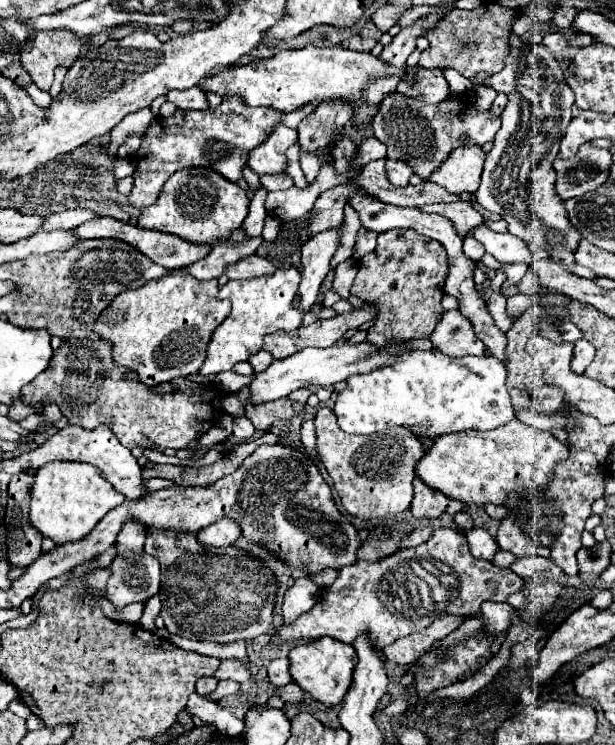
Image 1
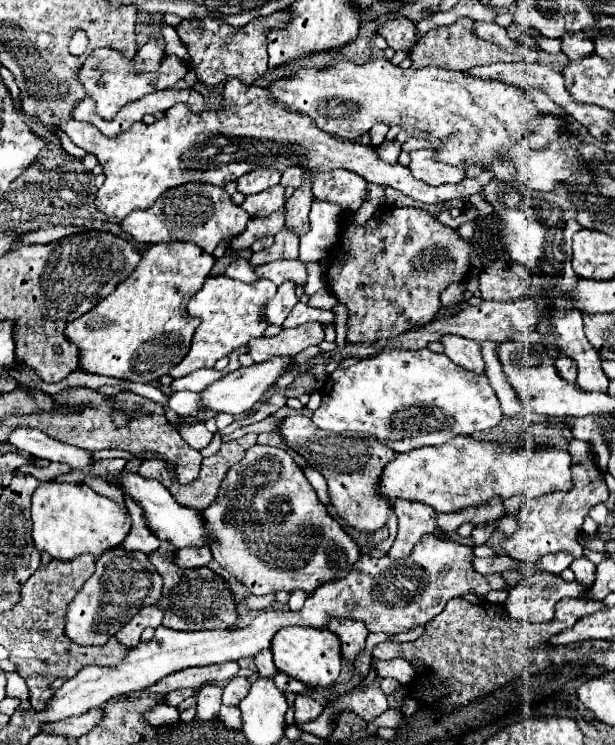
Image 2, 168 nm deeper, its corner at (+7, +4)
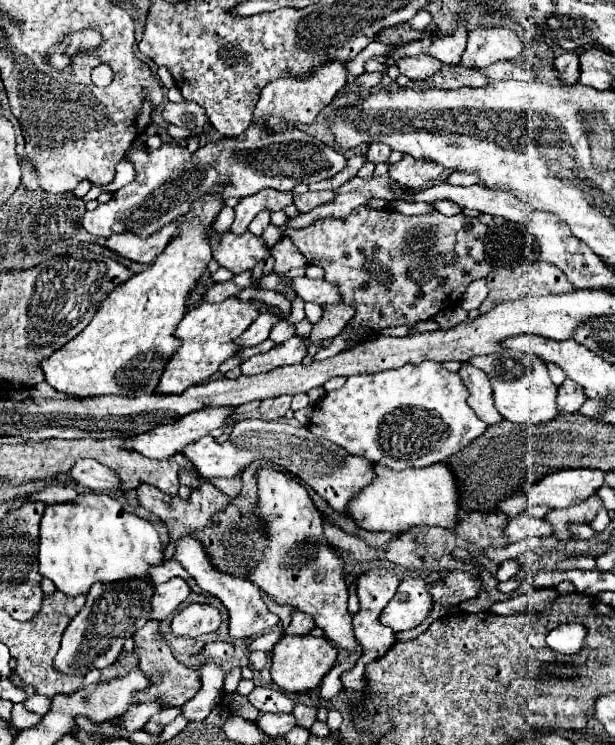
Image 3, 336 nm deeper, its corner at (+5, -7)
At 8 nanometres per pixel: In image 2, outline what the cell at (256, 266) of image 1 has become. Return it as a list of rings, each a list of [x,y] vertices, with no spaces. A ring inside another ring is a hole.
[[[272,261],[264,265],[254,265],[254,273],[262,279],[270,279],[276,285],[282,285],[284,281],[294,281],[296,285],[306,283],[306,265],[300,261]]]

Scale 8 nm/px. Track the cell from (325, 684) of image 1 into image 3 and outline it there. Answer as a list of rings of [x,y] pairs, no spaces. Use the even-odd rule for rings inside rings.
[[[284,636],[272,650],[272,680],[286,692],[306,692],[316,688],[328,670],[334,666],[338,648],[328,638],[308,636]]]

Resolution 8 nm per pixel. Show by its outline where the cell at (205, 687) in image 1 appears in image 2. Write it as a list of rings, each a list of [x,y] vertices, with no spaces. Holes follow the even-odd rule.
[[[176,689],[176,691],[172,691],[172,693],[168,693],[168,699],[166,699],[166,703],[168,705],[180,705],[184,699],[188,699],[188,697],[192,697],[196,691],[194,689]]]

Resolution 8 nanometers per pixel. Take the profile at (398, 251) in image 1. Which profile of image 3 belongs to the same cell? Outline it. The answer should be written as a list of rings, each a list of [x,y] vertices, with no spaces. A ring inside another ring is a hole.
[[[360,206],[360,208],[354,208],[346,218],[322,218],[322,220],[316,220],[314,224],[310,224],[310,226],[306,226],[306,228],[282,228],[282,226],[286,226],[286,220],[288,220],[288,216],[286,216],[282,210],[280,210],[280,212],[274,212],[274,214],[270,216],[270,224],[274,224],[274,226],[280,228],[282,238],[290,238],[290,240],[294,242],[294,246],[298,248],[298,252],[306,258],[308,264],[314,264],[314,266],[324,268],[324,272],[326,272],[324,278],[326,278],[328,282],[332,280],[332,282],[340,288],[344,302],[346,302],[346,304],[352,304],[352,306],[356,308],[356,316],[350,320],[348,332],[338,334],[338,336],[332,340],[332,344],[330,344],[328,348],[318,350],[318,352],[312,356],[312,360],[332,358],[332,356],[340,354],[342,350],[346,350],[346,342],[348,342],[350,330],[356,330],[356,328],[360,328],[360,326],[368,326],[368,328],[372,328],[372,330],[384,330],[384,328],[390,328],[390,326],[412,326],[412,324],[416,324],[416,322],[420,322],[420,320],[430,320],[434,314],[438,314],[440,310],[448,308],[452,300],[456,300],[456,304],[458,304],[458,300],[462,298],[462,294],[466,292],[466,288],[468,288],[470,282],[474,282],[474,280],[478,280],[478,278],[486,278],[486,276],[492,272],[492,264],[486,262],[486,254],[484,254],[484,252],[486,252],[484,238],[486,238],[488,228],[486,228],[486,224],[482,224],[478,218],[468,218],[468,216],[464,216],[464,214],[442,216],[440,212],[430,212],[430,214],[420,214],[420,216],[404,216],[404,214],[394,212],[394,210],[388,210],[388,208],[374,210],[374,208],[370,208],[370,206]]]

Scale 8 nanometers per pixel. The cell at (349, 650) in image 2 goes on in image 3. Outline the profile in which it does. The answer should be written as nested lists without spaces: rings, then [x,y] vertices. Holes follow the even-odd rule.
[[[258,470],[258,508],[254,512],[256,518],[266,522],[266,550],[264,550],[264,560],[254,566],[252,570],[252,582],[268,596],[272,596],[278,604],[288,604],[300,612],[310,614],[316,620],[316,626],[320,626],[326,636],[340,646],[342,650],[354,650],[356,648],[356,638],[352,632],[352,616],[348,614],[348,586],[344,580],[344,564],[340,556],[326,544],[324,532],[322,532],[322,518],[320,512],[316,510],[314,502],[308,496],[308,490],[288,478],[282,472],[276,470]]]

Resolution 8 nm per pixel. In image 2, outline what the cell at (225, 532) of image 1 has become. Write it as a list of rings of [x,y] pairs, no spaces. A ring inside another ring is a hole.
[[[200,547],[200,549],[178,549],[176,553],[176,563],[180,567],[202,567],[212,561],[212,551],[210,547]]]

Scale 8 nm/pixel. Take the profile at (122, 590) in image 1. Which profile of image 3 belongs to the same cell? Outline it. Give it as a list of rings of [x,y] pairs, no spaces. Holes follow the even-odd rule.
[[[142,580],[130,582],[114,582],[114,584],[94,584],[86,596],[86,604],[80,614],[68,624],[60,650],[54,658],[54,668],[58,672],[82,676],[88,670],[102,670],[110,666],[118,654],[122,652],[124,640],[140,630],[148,622],[150,600],[152,600],[152,584],[144,584]],[[136,600],[136,602],[130,602]]]

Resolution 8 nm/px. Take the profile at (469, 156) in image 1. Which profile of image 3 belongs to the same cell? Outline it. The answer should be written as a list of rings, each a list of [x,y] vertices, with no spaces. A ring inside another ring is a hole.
[[[404,156],[400,162],[396,162],[390,168],[390,176],[394,180],[398,180],[400,184],[408,186],[408,188],[420,188],[424,186],[428,180],[434,180],[440,176],[444,168],[440,164],[430,164],[430,160],[414,160],[412,156]]]

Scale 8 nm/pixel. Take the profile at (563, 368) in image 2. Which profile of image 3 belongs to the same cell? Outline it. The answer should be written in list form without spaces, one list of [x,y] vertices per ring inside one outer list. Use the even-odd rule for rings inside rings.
[[[564,380],[564,384],[558,388],[558,396],[556,396],[556,408],[558,414],[574,414],[580,410],[580,406],[586,402],[586,396],[582,392],[582,388],[572,382],[572,380]]]

